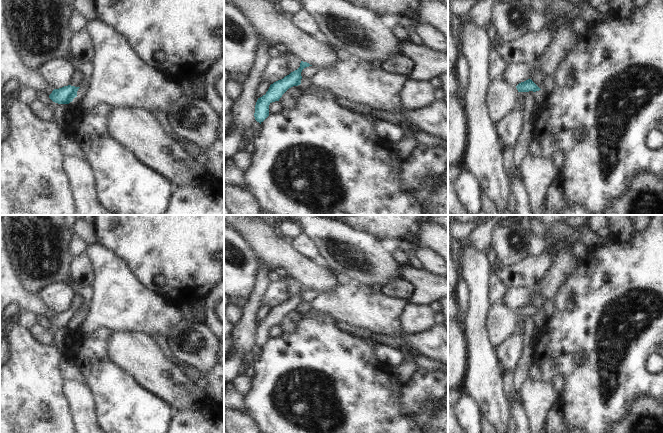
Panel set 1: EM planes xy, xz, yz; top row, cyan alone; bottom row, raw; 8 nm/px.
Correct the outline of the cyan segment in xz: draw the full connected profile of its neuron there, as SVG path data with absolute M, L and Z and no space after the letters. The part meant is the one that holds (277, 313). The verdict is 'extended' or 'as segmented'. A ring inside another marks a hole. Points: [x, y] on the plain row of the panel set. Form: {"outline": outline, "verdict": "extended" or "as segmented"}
{"outline": "M301 285L300 291L297 294L270 309L266 318L258 322L256 326L254 341L257 346L261 348L269 340L269 329L272 326L279 325L289 312L301 308L301 296L309 290L312 289Z", "verdict": "as segmented"}

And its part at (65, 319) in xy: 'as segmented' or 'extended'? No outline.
as segmented

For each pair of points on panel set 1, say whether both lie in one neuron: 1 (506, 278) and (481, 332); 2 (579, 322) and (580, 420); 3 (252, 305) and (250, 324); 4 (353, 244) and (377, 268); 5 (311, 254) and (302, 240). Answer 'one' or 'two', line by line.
1: two
2: one
3: one
4: one
5: one

